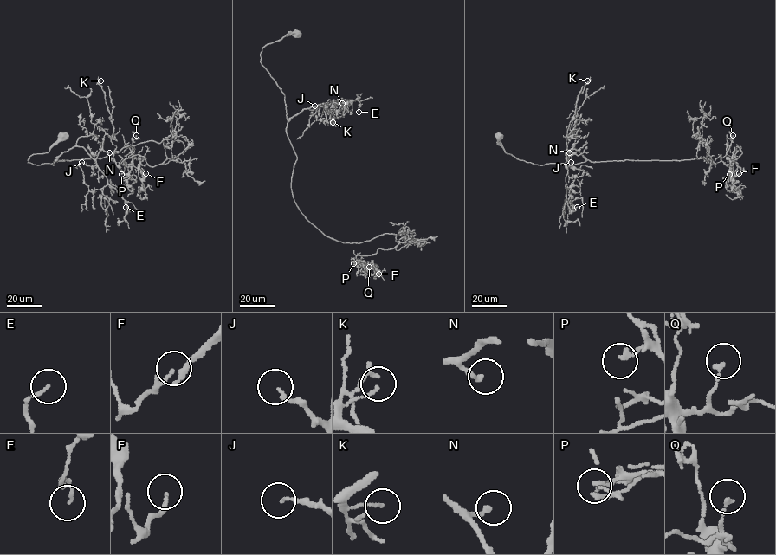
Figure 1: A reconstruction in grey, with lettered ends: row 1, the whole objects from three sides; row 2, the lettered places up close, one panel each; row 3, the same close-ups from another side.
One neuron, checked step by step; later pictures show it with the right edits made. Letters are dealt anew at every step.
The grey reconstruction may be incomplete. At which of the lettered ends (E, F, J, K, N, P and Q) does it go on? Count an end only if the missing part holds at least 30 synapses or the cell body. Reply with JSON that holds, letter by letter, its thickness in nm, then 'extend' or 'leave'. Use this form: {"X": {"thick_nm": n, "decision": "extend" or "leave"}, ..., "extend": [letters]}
{"E": {"thick_nm": 100, "decision": "leave"}, "F": {"thick_nm": 150, "decision": "leave"}, "J": {"thick_nm": 120, "decision": "extend"}, "K": {"thick_nm": 100, "decision": "leave"}, "N": {"thick_nm": 180, "decision": "extend"}, "P": {"thick_nm": 180, "decision": "leave"}, "Q": {"thick_nm": 190, "decision": "leave"}, "extend": ["J", "N"]}

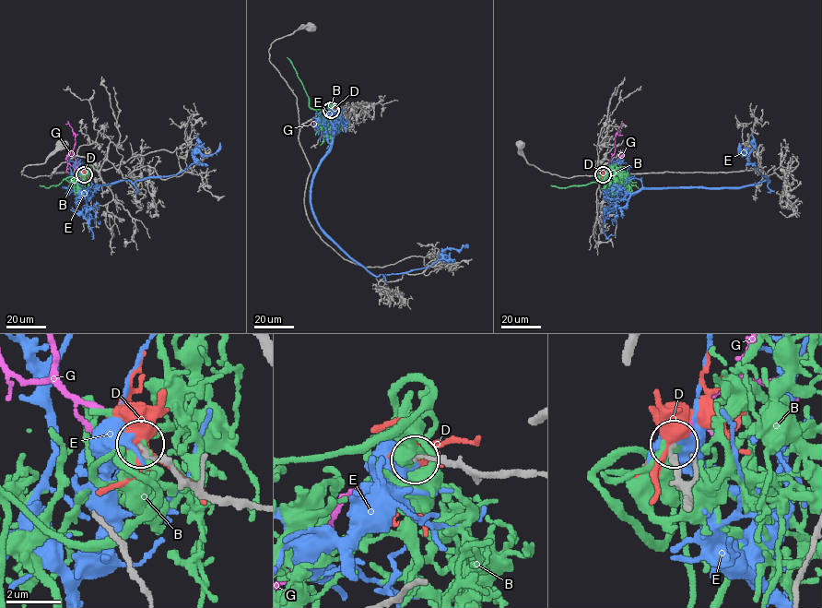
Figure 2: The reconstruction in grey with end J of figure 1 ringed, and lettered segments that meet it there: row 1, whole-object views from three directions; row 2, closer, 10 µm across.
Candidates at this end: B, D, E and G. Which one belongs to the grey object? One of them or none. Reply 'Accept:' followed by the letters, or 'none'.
Accept: G

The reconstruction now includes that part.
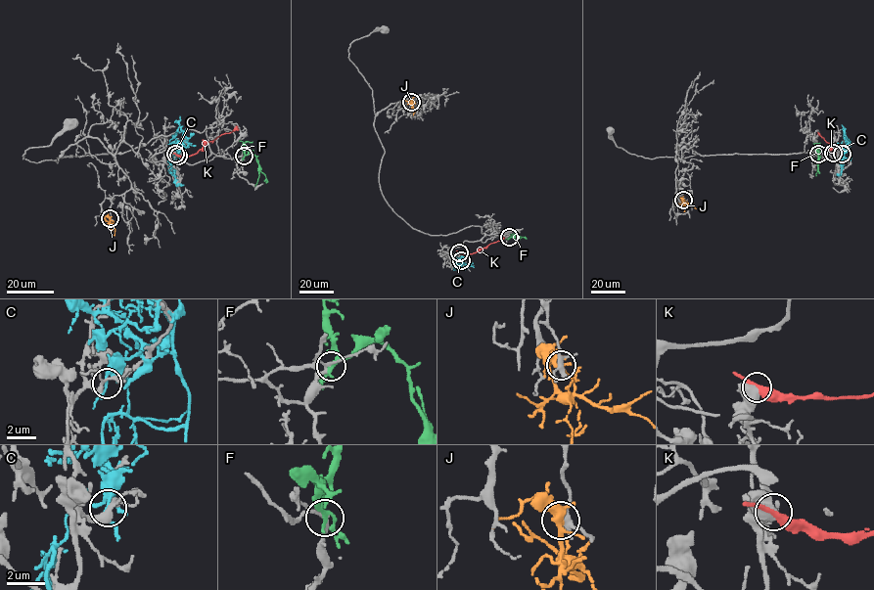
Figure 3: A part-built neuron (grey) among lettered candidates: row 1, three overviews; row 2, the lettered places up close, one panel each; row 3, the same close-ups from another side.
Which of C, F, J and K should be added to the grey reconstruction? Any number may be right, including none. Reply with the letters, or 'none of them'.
F

